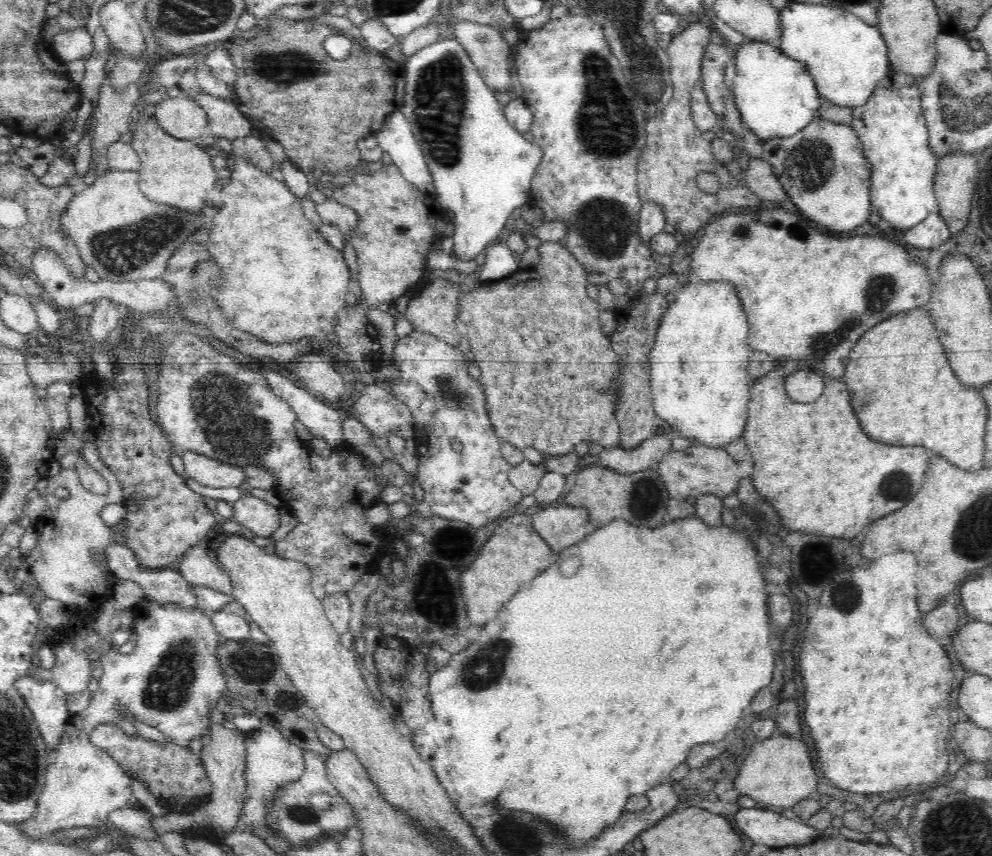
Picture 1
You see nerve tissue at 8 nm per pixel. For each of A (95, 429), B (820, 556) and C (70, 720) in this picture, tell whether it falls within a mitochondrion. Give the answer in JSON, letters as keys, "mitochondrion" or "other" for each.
{"A":"other","B":"mitochondrion","C":"other"}

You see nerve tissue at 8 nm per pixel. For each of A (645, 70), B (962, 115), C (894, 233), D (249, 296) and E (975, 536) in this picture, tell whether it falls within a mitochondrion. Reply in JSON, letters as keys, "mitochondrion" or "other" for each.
{"A":"mitochondrion","B":"mitochondrion","C":"other","D":"other","E":"mitochondrion"}

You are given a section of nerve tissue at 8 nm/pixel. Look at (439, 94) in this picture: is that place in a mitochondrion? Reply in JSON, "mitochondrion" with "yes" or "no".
{"mitochondrion":"yes"}

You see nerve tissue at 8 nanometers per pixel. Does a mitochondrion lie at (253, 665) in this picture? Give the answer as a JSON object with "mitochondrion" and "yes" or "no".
{"mitochondrion":"yes"}

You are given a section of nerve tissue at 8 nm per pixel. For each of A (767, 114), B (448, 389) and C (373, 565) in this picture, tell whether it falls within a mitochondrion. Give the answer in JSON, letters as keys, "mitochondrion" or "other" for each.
{"A":"other","B":"mitochondrion","C":"other"}

